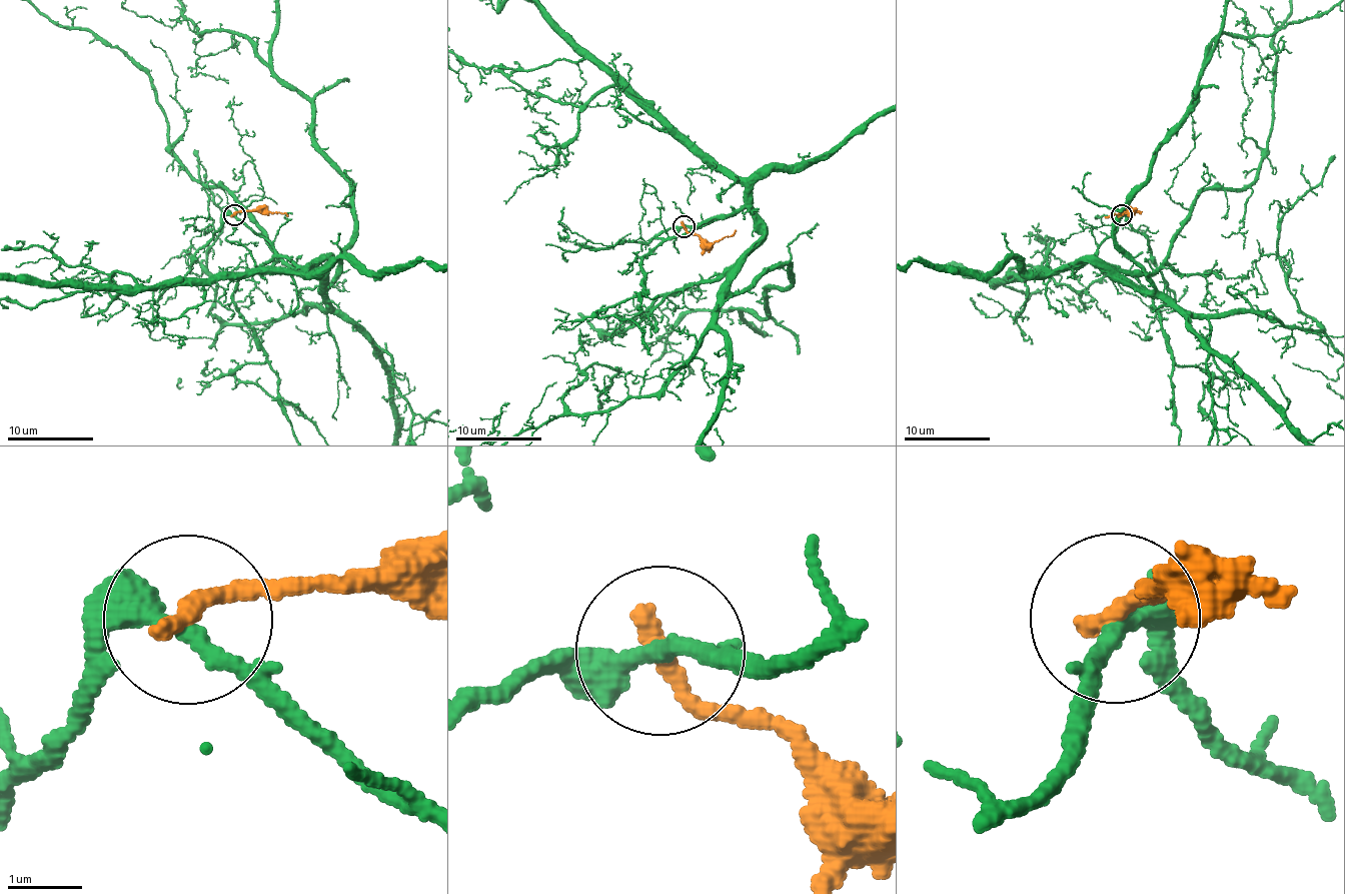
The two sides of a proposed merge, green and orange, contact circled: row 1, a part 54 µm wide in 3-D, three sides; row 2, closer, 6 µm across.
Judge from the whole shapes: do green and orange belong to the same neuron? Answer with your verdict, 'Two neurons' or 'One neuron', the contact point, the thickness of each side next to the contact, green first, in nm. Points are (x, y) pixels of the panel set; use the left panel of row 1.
Two neurons. Place: (234, 214). Thickness 260 nm (green) against 260 nm

